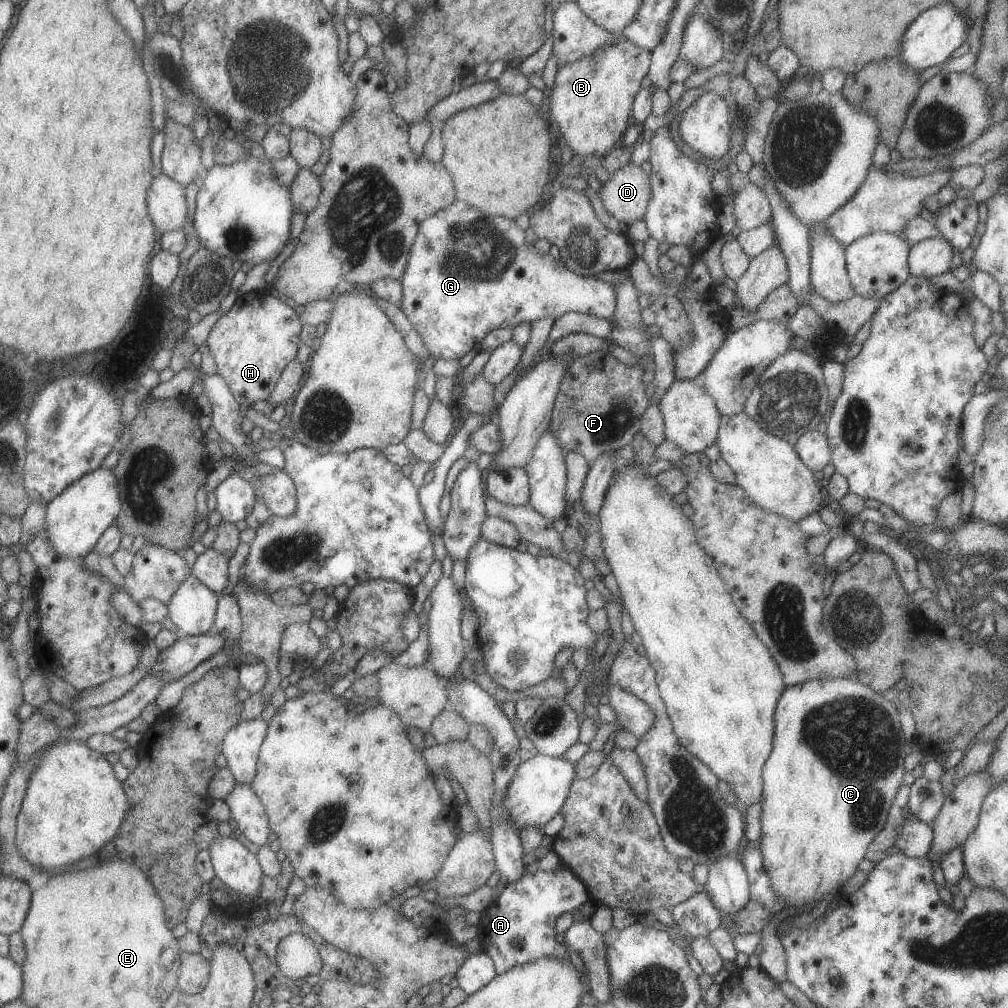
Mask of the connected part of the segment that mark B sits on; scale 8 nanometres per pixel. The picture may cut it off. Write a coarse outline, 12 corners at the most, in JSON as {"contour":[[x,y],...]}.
{"contour":[[623,38],[557,66],[550,120],[573,155],[620,145],[650,52]]}

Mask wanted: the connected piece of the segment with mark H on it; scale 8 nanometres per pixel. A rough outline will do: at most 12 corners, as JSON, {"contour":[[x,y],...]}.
{"contour":[[237,296],[206,344],[238,405],[269,396],[297,354],[293,305]]}

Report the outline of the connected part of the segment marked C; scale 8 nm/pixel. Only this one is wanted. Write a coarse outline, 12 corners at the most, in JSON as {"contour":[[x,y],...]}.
{"contour":[[786,686],[762,766],[773,892],[815,906],[901,786],[892,701]]}

